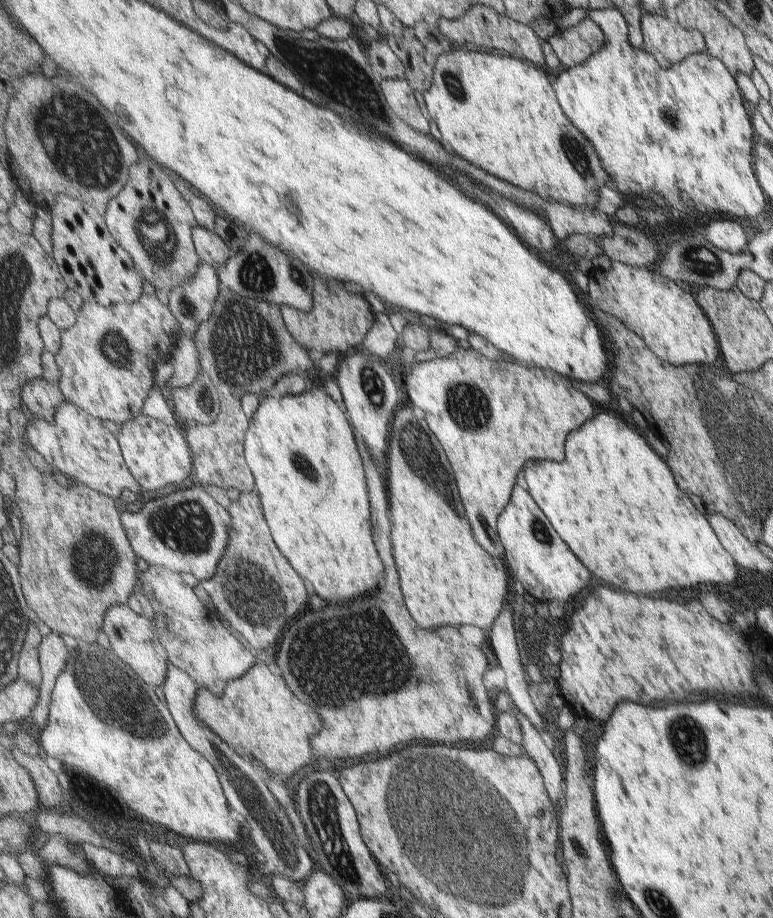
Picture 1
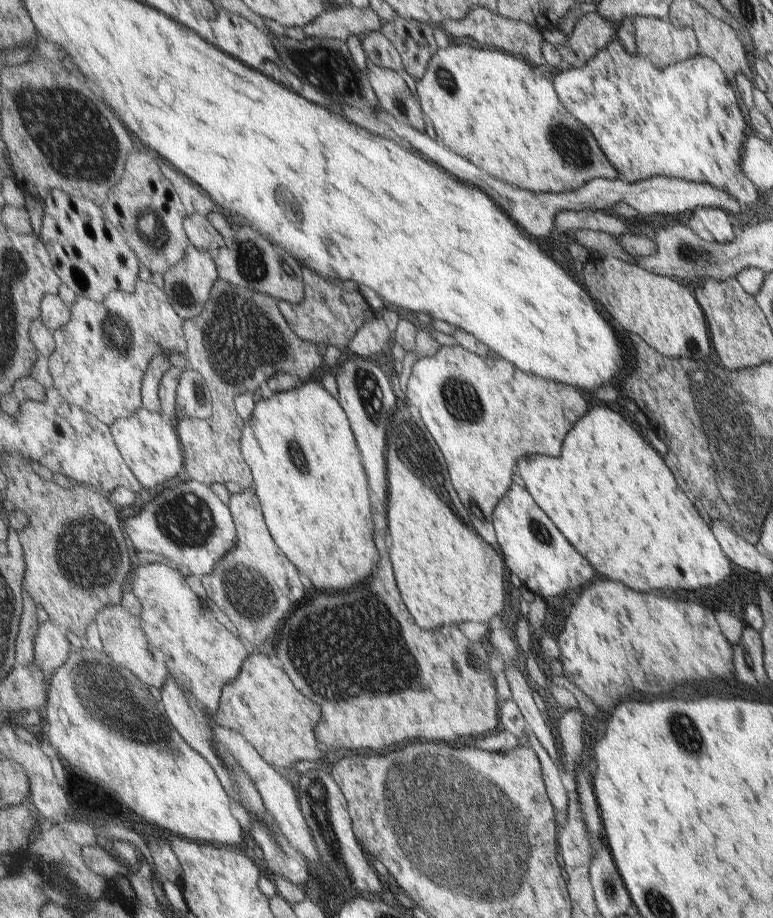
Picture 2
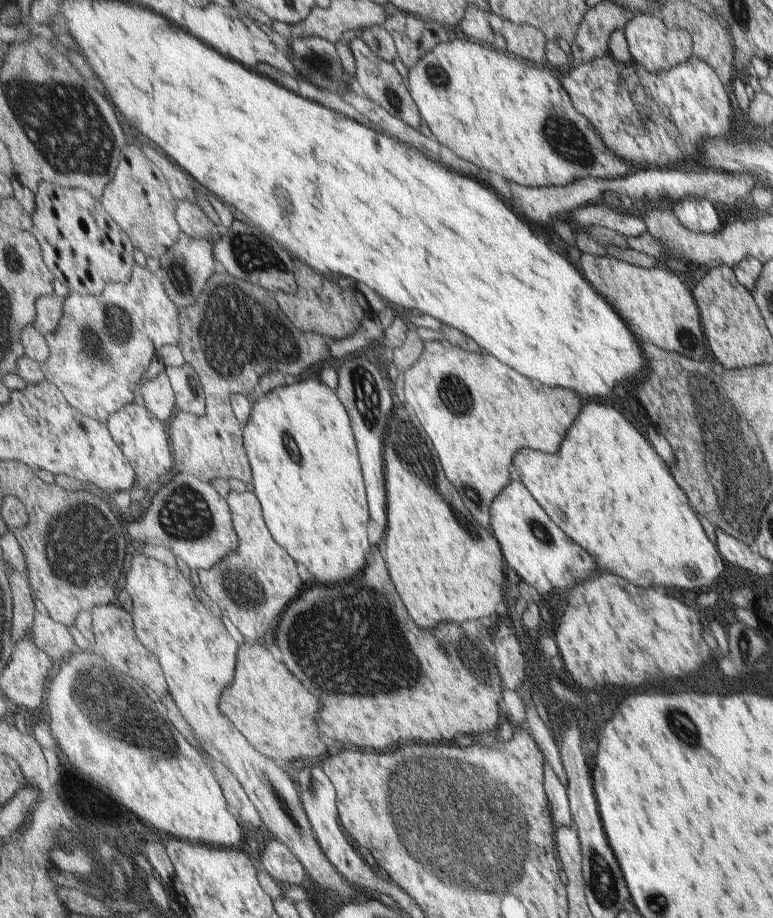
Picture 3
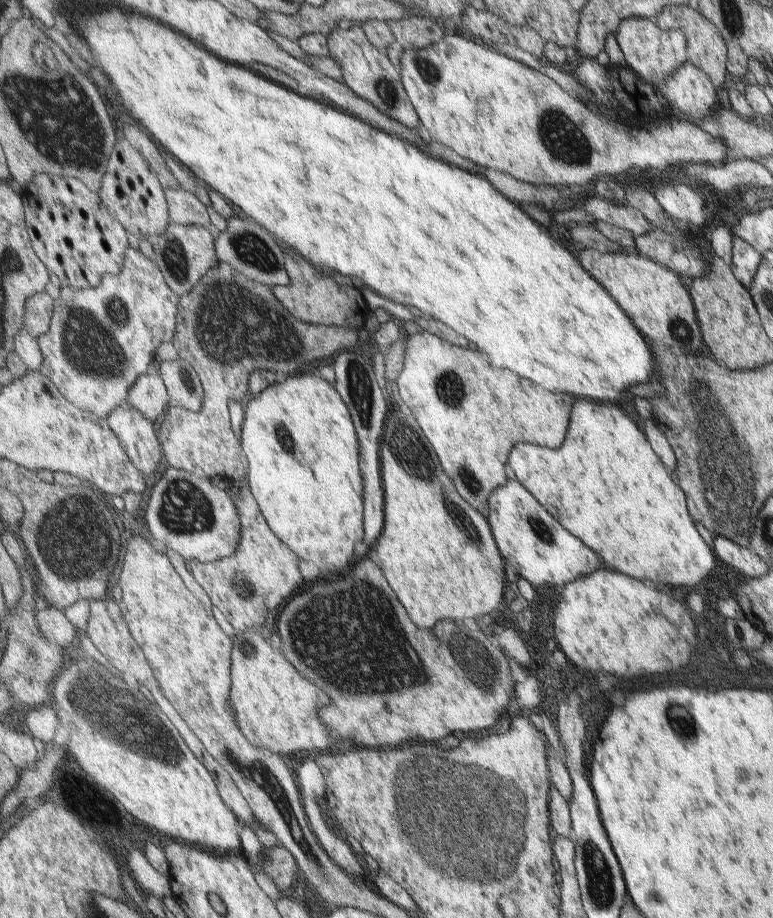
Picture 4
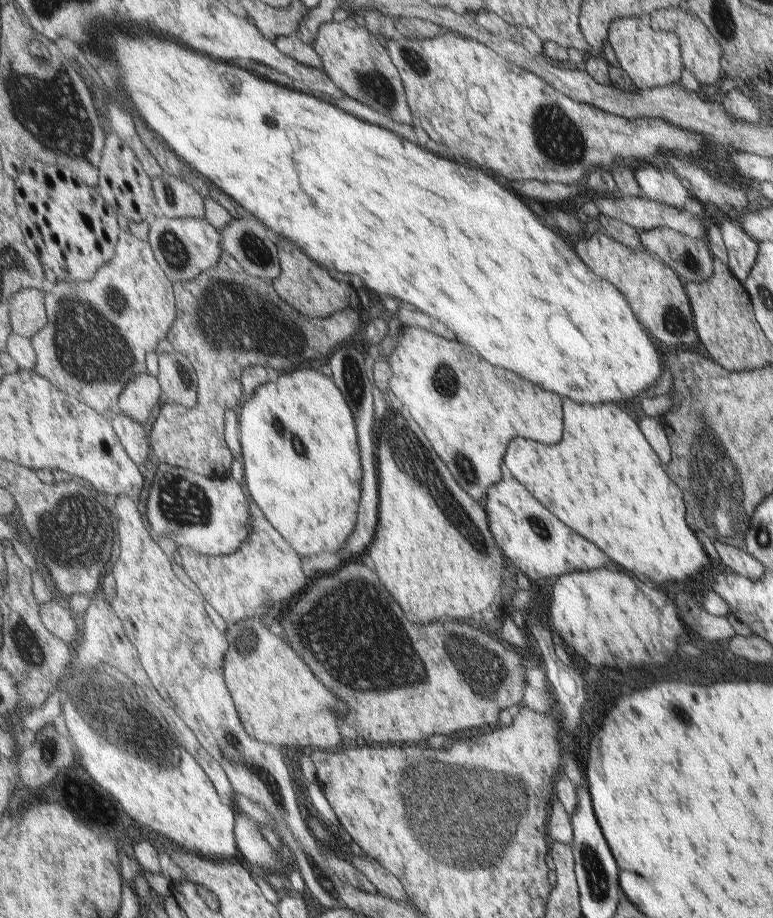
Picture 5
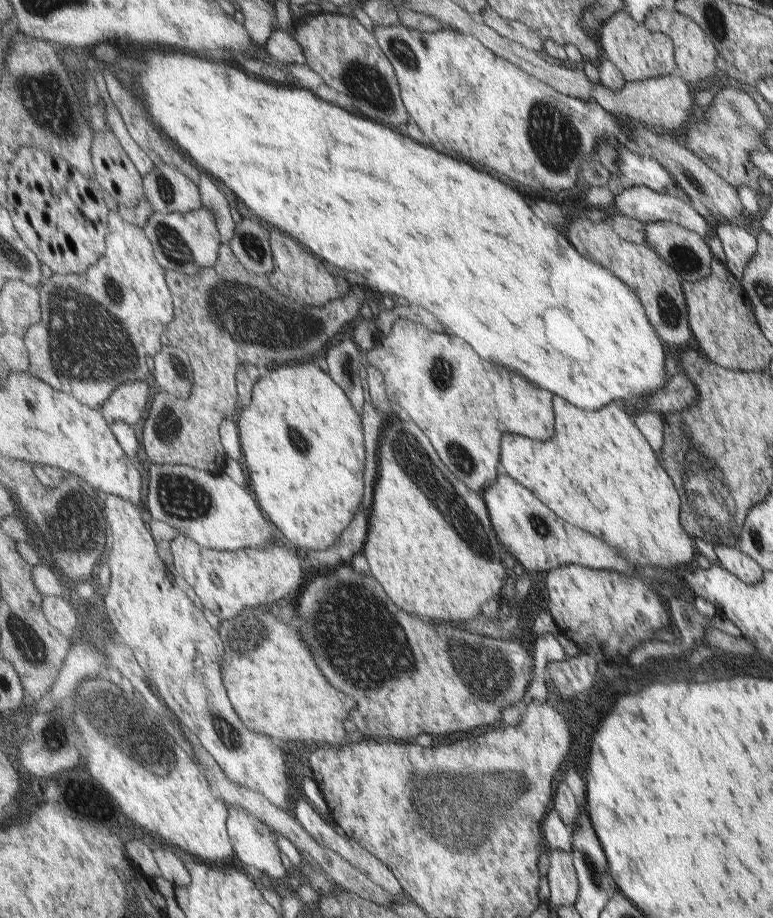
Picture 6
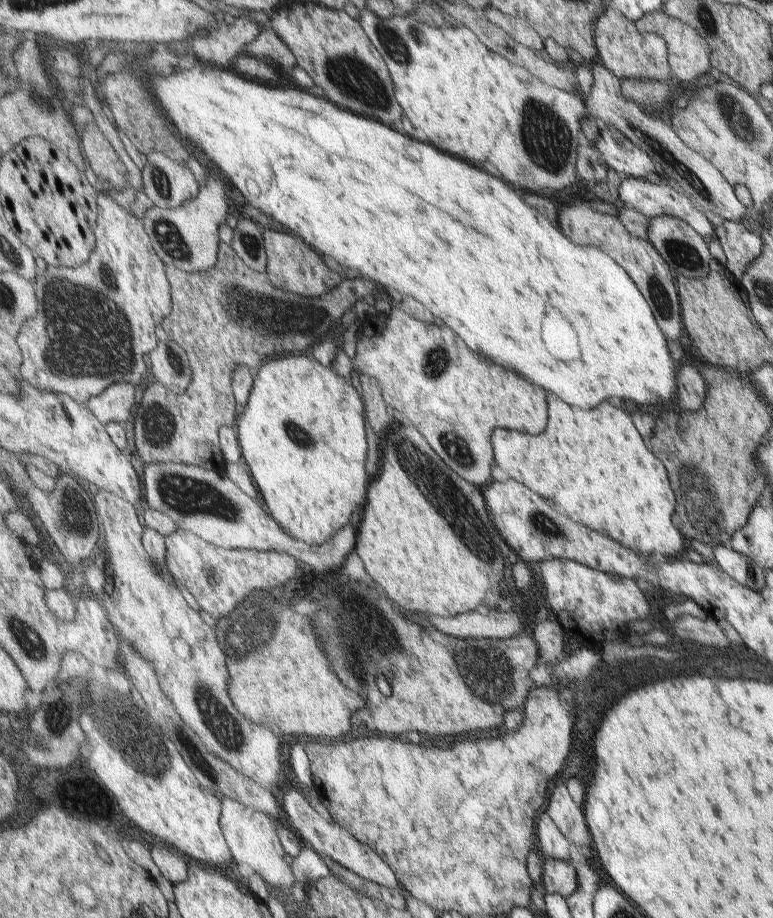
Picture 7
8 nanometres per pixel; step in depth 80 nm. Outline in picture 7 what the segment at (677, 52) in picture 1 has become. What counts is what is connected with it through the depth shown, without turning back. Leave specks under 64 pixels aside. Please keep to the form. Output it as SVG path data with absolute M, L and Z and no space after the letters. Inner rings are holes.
M608 8L594 21L594 42L603 66L620 79L653 79L665 81L671 76L667 63L667 47L661 36L638 30L635 22L623 16L617 9Z

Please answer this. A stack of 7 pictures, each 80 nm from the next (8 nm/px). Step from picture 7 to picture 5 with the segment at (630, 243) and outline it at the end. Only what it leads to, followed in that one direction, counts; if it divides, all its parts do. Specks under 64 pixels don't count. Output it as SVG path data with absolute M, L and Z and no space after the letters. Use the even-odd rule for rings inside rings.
M602 229L590 238L579 239L575 250L579 250L579 258L583 256L583 262L587 262L587 266L591 266L590 269L596 275L609 281L611 286L619 288L627 302L631 302L630 309L634 312L634 317L643 322L643 330L647 330L646 333L650 334L651 338L655 338L655 341L665 348L691 349L697 342L690 302L685 298L686 292L683 292L683 286L677 280L675 271L666 263L643 248L633 250L618 243Z

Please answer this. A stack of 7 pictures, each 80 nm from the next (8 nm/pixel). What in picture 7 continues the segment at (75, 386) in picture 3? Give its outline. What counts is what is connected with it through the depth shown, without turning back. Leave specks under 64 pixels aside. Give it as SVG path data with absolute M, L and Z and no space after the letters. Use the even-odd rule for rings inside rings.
M107 192L101 194L101 198L98 196L98 200L101 210L97 226L99 246L91 260L81 268L47 266L43 274L39 273L33 282L39 301L37 316L27 320L15 336L23 354L23 364L16 370L20 380L33 383L39 390L67 394L83 405L115 383L142 386L143 376L152 372L151 354L160 342L157 326L161 326L174 309L167 265L155 252L141 219L130 216Z

